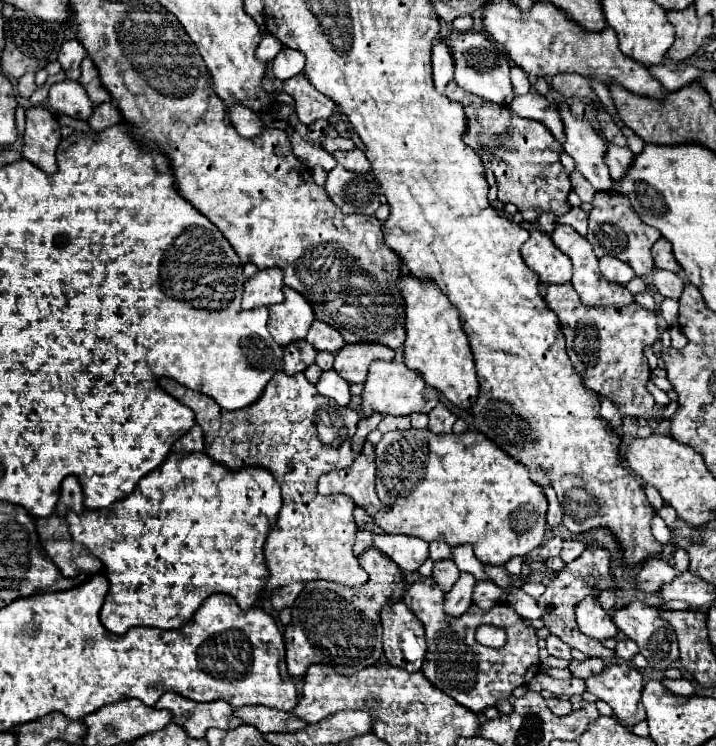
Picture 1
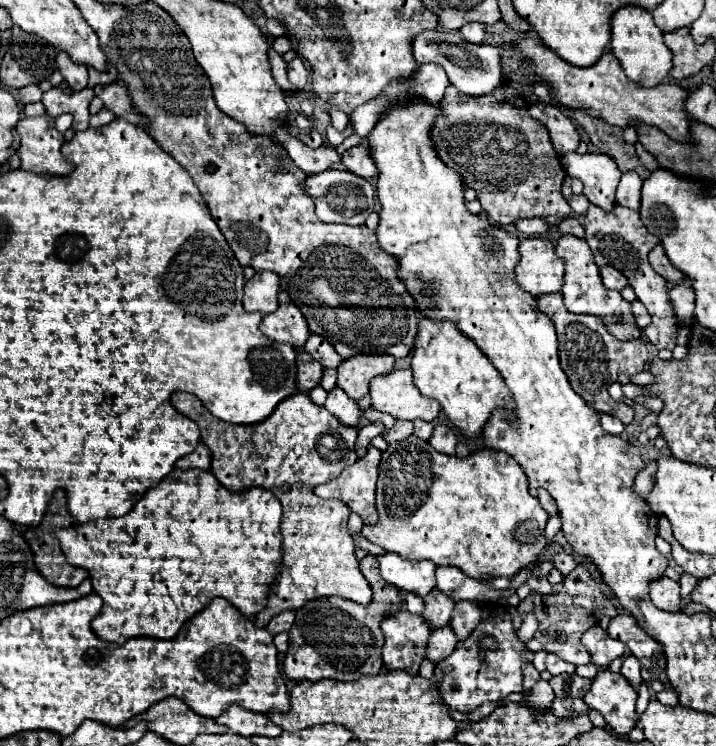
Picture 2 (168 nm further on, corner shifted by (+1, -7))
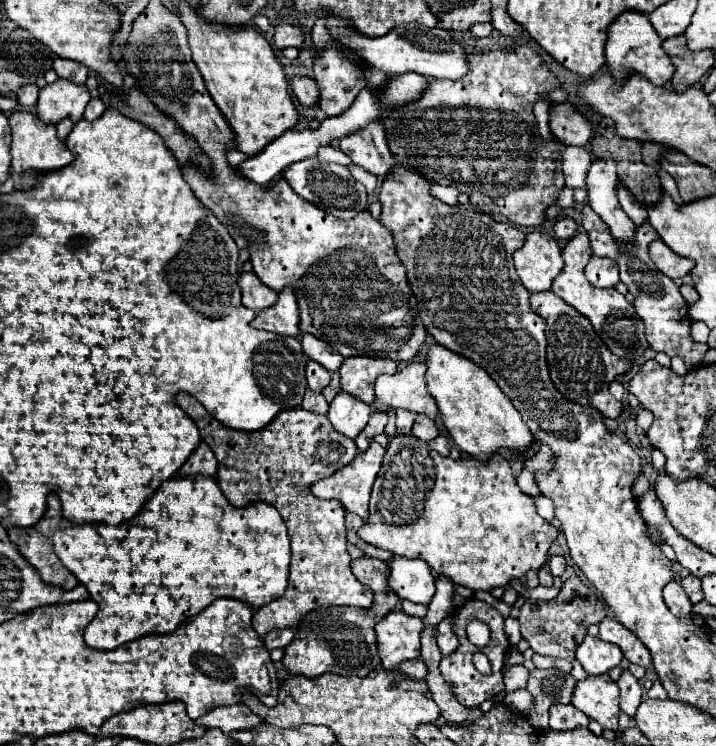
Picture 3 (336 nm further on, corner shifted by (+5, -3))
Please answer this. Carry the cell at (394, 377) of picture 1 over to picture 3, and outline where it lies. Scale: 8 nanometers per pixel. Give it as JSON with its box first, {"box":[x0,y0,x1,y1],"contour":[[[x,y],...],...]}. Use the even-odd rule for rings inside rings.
{"box":[376,362,438,418],"contour":[[[410,362],[396,374],[382,374],[376,378],[376,398],[394,410],[404,408],[410,412],[422,412],[428,418],[436,418],[438,406],[426,390],[424,382],[426,364]]]}

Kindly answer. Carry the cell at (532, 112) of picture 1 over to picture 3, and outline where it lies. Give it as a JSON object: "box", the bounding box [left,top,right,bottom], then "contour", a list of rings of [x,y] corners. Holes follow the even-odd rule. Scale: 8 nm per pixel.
{"box":[550,102,592,146],"contour":[[[562,102],[550,108],[550,132],[564,144],[584,146],[592,136],[592,124],[570,102]]]}

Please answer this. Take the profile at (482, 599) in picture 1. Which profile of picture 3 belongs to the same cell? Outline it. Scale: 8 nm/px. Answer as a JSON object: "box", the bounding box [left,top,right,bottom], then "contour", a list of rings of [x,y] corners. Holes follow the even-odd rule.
{"box":[438,614,458,656],"contour":[[[450,614],[450,616],[446,616],[440,624],[438,624],[438,648],[440,648],[440,652],[444,654],[444,656],[448,656],[450,652],[454,652],[456,648],[458,648],[458,636],[456,636],[456,632],[454,632],[454,622],[456,622],[456,618]]]}

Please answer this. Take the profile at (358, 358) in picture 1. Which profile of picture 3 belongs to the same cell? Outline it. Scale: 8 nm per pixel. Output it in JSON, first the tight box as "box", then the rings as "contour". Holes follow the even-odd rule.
{"box":[340,356,396,404],"contour":[[[352,356],[340,366],[340,388],[354,398],[370,404],[374,402],[374,380],[380,374],[394,374],[396,362],[390,358],[372,356]]]}

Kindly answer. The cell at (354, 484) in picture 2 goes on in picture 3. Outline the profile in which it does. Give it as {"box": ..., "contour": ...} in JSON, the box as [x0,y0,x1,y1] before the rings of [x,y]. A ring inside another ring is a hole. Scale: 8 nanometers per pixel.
{"box":[310,442,386,518],"contour":[[[370,442],[368,450],[366,452],[360,452],[350,464],[346,464],[342,470],[338,470],[336,474],[320,480],[320,482],[314,482],[310,486],[310,490],[318,496],[318,498],[324,498],[324,500],[340,500],[344,504],[344,508],[348,512],[354,512],[358,514],[360,518],[368,518],[368,500],[370,500],[370,490],[372,490],[372,484],[376,480],[376,474],[380,470],[380,464],[382,464],[382,456],[384,456],[386,448],[382,448],[378,442]]]}

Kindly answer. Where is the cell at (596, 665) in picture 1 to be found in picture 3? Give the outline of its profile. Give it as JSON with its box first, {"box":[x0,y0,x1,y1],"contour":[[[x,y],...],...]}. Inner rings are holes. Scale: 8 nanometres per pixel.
{"box":[526,670,576,730],"contour":[[[532,670],[526,688],[536,700],[526,712],[528,720],[532,720],[536,728],[548,730],[548,708],[552,704],[568,704],[574,694],[576,680],[572,674],[558,670]]]}

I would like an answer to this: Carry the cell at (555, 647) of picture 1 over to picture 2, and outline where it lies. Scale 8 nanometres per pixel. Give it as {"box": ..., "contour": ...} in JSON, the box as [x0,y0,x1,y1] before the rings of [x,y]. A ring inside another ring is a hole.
{"box":[546,654,576,676],"contour":[[[548,654],[548,656],[546,656],[546,670],[548,670],[552,676],[554,676],[554,674],[572,674],[572,672],[576,670],[576,666],[560,660],[556,654]]]}

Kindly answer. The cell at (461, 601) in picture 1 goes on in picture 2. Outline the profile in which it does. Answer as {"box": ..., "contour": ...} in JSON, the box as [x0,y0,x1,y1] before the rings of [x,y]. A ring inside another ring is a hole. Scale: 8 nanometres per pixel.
{"box":[426,626,456,666],"contour":[[[450,626],[434,630],[430,634],[430,640],[428,640],[426,660],[430,660],[436,666],[440,660],[448,658],[454,648],[456,648],[456,636],[454,636],[454,632],[452,632]]]}

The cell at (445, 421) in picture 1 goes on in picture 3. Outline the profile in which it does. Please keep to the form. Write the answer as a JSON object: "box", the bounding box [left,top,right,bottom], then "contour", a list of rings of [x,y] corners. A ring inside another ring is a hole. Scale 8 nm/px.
{"box":[428,434,450,456],"contour":[[[442,434],[436,436],[434,440],[430,440],[428,444],[430,444],[430,448],[436,450],[440,456],[448,456],[448,452],[450,452],[450,442],[448,442],[448,438],[442,436]]]}

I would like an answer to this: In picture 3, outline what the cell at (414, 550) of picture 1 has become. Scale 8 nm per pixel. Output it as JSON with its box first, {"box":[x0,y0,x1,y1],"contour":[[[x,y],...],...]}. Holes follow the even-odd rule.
{"box":[386,556,434,604],"contour":[[[392,556],[386,562],[390,568],[388,586],[402,600],[416,604],[430,604],[434,596],[434,576],[424,560],[408,560],[404,556]]]}

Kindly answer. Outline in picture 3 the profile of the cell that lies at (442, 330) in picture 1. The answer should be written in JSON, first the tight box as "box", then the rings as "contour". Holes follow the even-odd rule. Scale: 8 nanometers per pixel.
{"box":[426,344,532,460],"contour":[[[440,344],[428,350],[426,366],[428,392],[438,404],[448,434],[462,452],[478,460],[488,460],[488,454],[494,454],[498,448],[514,450],[528,448],[528,444],[532,444],[532,432],[524,424],[520,412],[512,406],[508,396],[504,396],[484,368]]]}

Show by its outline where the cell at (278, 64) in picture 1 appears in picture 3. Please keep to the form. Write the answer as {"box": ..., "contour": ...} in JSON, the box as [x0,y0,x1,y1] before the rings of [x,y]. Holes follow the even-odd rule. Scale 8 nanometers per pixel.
{"box":[292,76,318,106],"contour":[[[294,76],[292,78],[292,92],[304,106],[314,106],[318,102],[318,84],[308,76]]]}

